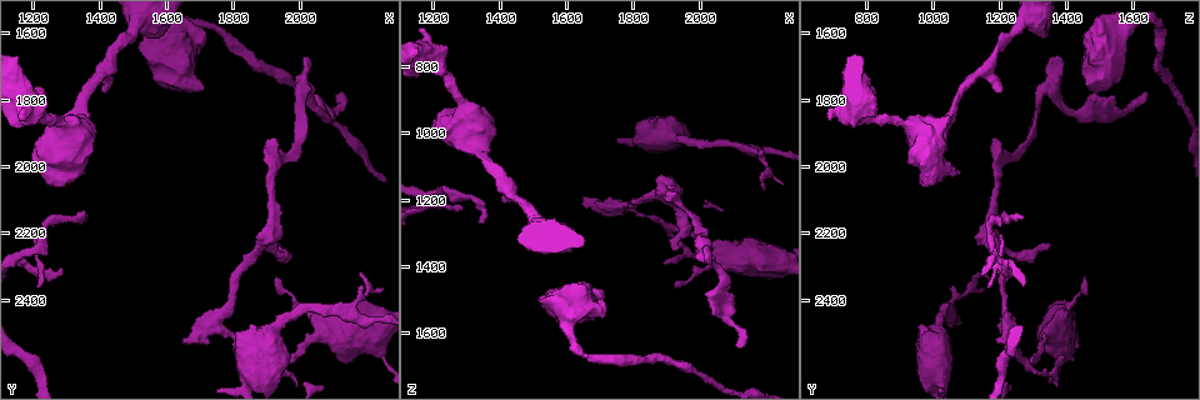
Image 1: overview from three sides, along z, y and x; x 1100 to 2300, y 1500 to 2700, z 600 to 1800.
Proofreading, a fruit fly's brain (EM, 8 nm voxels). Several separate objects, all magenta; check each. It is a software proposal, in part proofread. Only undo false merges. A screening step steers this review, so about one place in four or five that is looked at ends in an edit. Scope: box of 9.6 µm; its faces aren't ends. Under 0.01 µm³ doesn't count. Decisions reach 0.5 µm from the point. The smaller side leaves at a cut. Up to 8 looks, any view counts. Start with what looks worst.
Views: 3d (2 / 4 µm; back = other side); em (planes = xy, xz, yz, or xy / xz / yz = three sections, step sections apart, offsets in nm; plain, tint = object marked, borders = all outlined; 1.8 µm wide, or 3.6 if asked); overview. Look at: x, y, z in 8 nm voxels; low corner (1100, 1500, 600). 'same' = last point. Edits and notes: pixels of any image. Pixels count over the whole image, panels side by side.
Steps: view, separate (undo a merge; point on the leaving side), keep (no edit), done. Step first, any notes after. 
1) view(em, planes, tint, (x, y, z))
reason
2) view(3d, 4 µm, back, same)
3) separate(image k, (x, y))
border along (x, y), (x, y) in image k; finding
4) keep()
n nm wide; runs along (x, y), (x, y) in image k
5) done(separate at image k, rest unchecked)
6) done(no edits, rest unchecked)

view(em, xy, step 16, tint, (1920, 2600, 1290))
arms part here

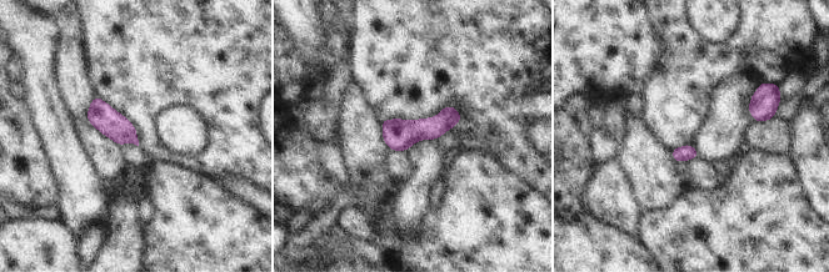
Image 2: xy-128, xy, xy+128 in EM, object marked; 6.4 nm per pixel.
keep()
continuous, no second neuron

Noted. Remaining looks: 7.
view(3d, 2 µm, (1750, 2470, 1230))
sharp bend

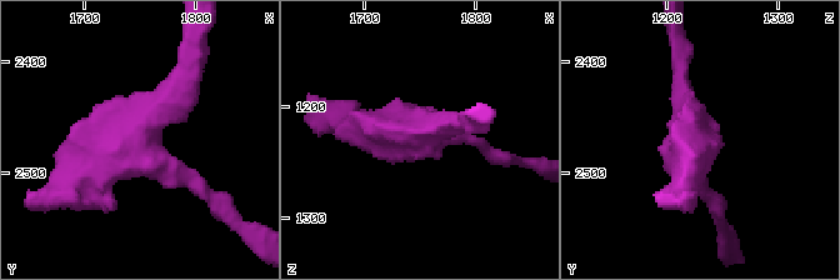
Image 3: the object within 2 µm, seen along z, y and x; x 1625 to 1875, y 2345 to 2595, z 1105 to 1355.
view(em, planes, tint, (1748, 2470, 1224))
need the tissue

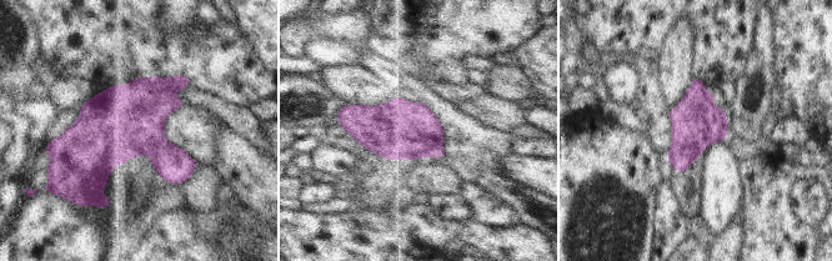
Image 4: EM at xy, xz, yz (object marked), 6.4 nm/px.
separate(image 4, (123, 121))
320 nm wide; border along (164, 136), (154, 141), (145, 151) in image 4; two neurons meet here

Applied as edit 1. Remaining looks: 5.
view(em, xz, step 8, tint, (2050, 2450, 1390))

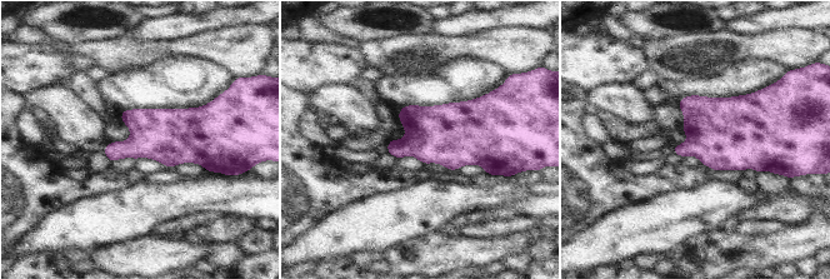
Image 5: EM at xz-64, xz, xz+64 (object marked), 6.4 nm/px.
keep()
continuous, no second neuron

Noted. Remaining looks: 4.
done(separate at image 4, rest unchecked)

